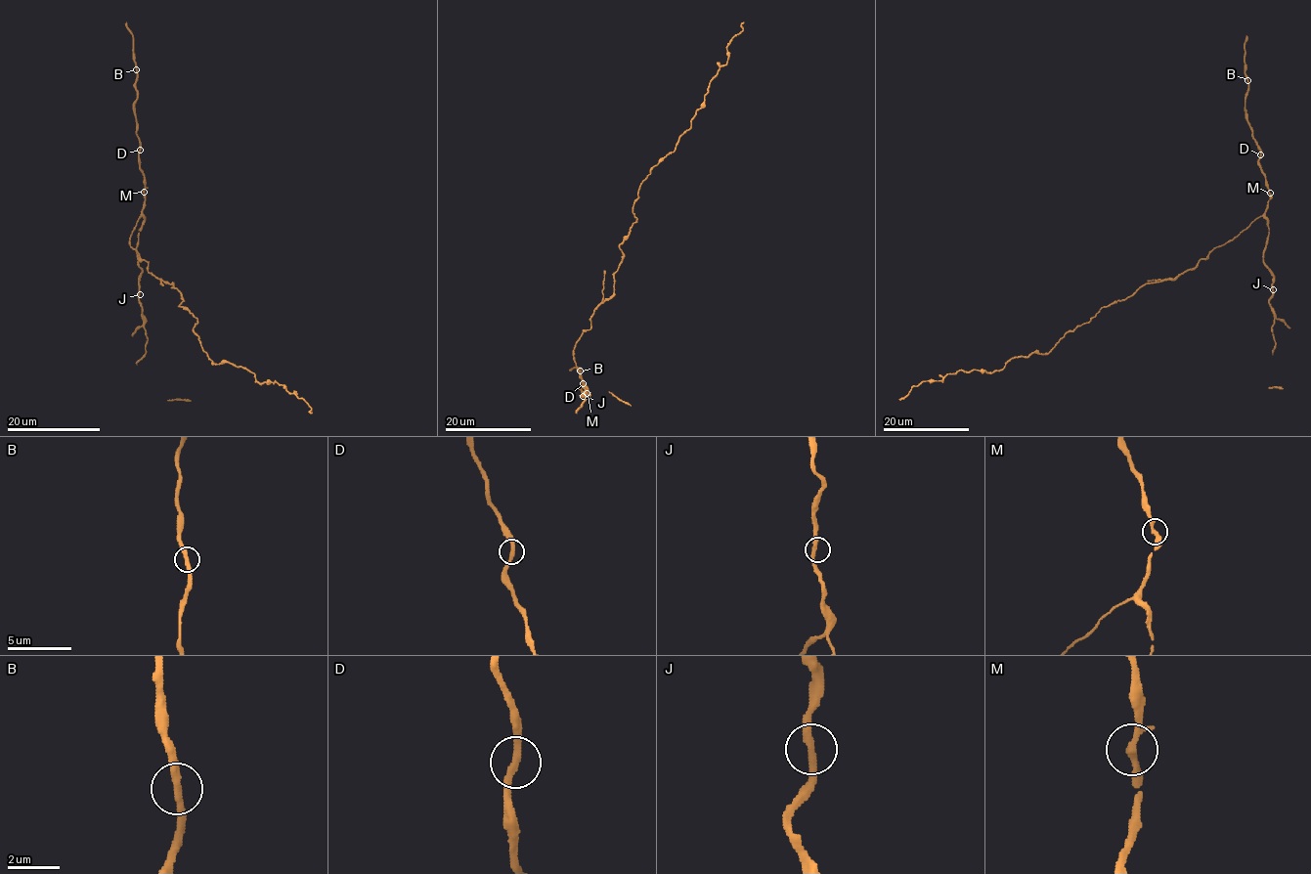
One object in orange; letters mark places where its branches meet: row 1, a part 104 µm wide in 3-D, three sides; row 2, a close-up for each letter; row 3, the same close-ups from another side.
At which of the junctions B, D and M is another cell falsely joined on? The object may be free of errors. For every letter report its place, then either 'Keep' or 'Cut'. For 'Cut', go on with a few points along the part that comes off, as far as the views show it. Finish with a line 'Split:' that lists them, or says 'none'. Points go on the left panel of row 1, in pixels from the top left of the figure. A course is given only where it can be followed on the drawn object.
B: Place: (136, 69). Keep
D: Place: (140, 150). Keep
M: Place: (144, 192). Keep
Split: none

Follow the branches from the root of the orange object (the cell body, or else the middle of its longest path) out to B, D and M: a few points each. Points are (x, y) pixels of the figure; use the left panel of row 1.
B: (173, 284), (151, 273), (148, 262), (129, 244), (145, 205), (134, 113), (136, 69)
D: (173, 284), (165, 283), (151, 273), (148, 262), (129, 244), (130, 235), (145, 205), (140, 150)
M: (173, 284), (165, 283), (151, 273), (148, 262), (129, 244), (130, 235), (145, 205), (143, 192)

